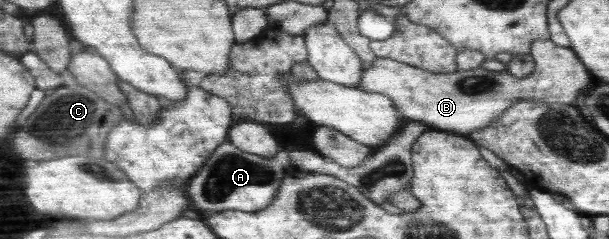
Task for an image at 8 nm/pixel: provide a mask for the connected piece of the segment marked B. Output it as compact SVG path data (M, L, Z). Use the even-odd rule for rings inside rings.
M550 39L536 40L532 44L530 55L535 62L535 68L522 79L507 71L488 71L482 67L437 74L404 62L377 58L373 64L364 65L358 88L390 97L395 108L400 111L400 116L407 121L422 122L430 129L462 135L486 129L507 107L518 100L572 105L578 93L589 92L592 79L583 61L580 61L571 48L555 45Z

